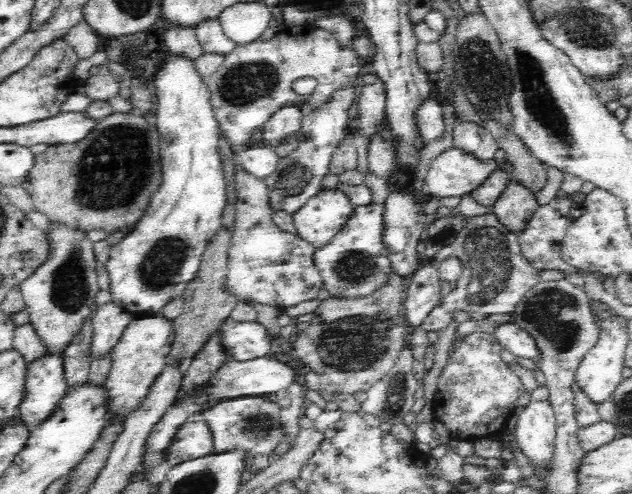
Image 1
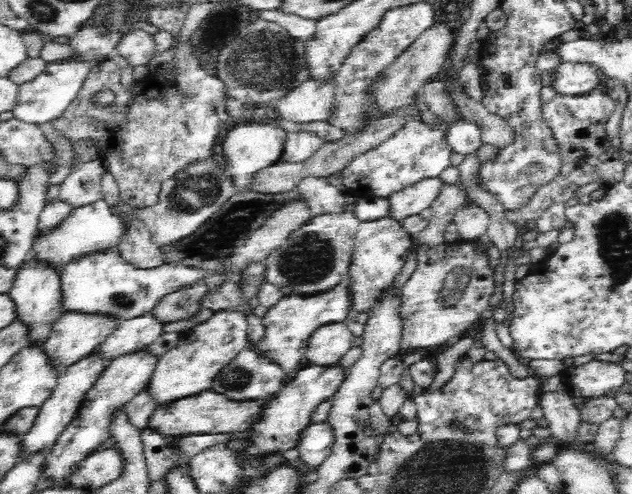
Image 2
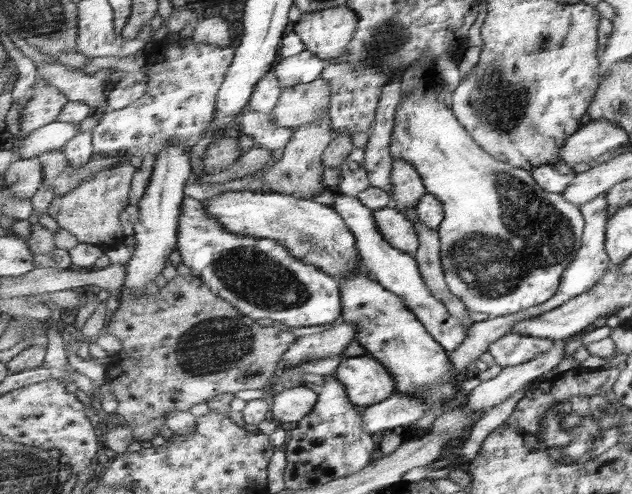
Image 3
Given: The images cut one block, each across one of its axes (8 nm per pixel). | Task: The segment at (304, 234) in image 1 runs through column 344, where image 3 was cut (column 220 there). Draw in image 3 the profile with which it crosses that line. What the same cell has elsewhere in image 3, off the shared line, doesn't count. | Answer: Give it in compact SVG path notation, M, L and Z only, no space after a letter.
M228 190L215 198L205 200L204 207L219 219L227 230L250 237L275 239L286 246L297 260L327 271L340 282L347 275L355 273L369 275L363 259L359 257L356 236L346 225L342 214L332 205L283 193Z

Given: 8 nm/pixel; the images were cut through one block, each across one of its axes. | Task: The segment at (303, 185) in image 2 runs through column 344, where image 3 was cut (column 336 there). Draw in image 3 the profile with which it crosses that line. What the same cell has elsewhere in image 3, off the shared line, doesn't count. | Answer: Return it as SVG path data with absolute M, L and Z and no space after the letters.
M335 191L333 207L337 209L344 218L346 225L350 227L356 236L356 247L359 257L363 259L365 268L375 279L377 279L387 290L398 294L406 302L418 319L426 326L426 329L444 346L448 351L457 350L460 344L467 338L466 326L454 317L449 309L441 302L425 282L421 274L417 260L411 254L401 252L392 244L389 244L380 233L373 211L367 208L358 197L347 196Z

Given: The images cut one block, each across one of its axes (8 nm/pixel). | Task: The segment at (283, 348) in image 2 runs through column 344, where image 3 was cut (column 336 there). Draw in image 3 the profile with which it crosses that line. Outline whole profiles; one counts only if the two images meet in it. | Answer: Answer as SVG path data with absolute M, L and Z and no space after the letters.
M187 196L182 204L178 231L176 250L182 258L182 263L191 270L191 274L201 277L215 294L227 299L227 302L236 306L249 318L270 318L275 323L283 323L288 327L325 326L332 322L342 322L340 280L313 264L297 260L279 241L250 237L227 230L222 222L204 207L204 201Z

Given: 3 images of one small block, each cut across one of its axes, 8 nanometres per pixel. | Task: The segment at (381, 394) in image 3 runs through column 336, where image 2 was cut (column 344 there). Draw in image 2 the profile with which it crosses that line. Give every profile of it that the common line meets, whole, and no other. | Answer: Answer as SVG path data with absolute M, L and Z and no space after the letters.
M337 364L334 366L308 366L296 372L296 376L269 399L264 399L264 414L250 430L250 440L245 448L249 458L264 458L268 454L286 452L297 446L304 429L312 424L311 416L318 404L330 400L340 386L346 372Z

